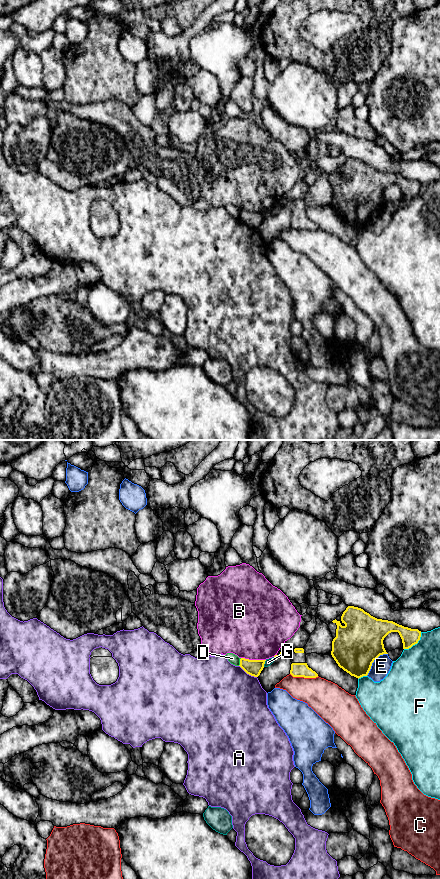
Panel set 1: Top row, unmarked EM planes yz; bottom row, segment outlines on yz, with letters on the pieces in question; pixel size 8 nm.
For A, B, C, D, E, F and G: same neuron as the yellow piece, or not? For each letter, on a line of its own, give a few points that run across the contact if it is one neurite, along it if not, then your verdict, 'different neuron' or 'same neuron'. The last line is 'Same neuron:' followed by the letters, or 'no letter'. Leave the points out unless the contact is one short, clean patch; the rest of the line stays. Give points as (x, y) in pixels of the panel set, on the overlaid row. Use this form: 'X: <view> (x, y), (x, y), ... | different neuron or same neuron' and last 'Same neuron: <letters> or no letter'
A: different neuron
B: different neuron
C: different neuron
D: yz (241, 658), (238, 665) | different neuron
E: different neuron
F: different neuron
G: different neuron
Same neuron: no letter

